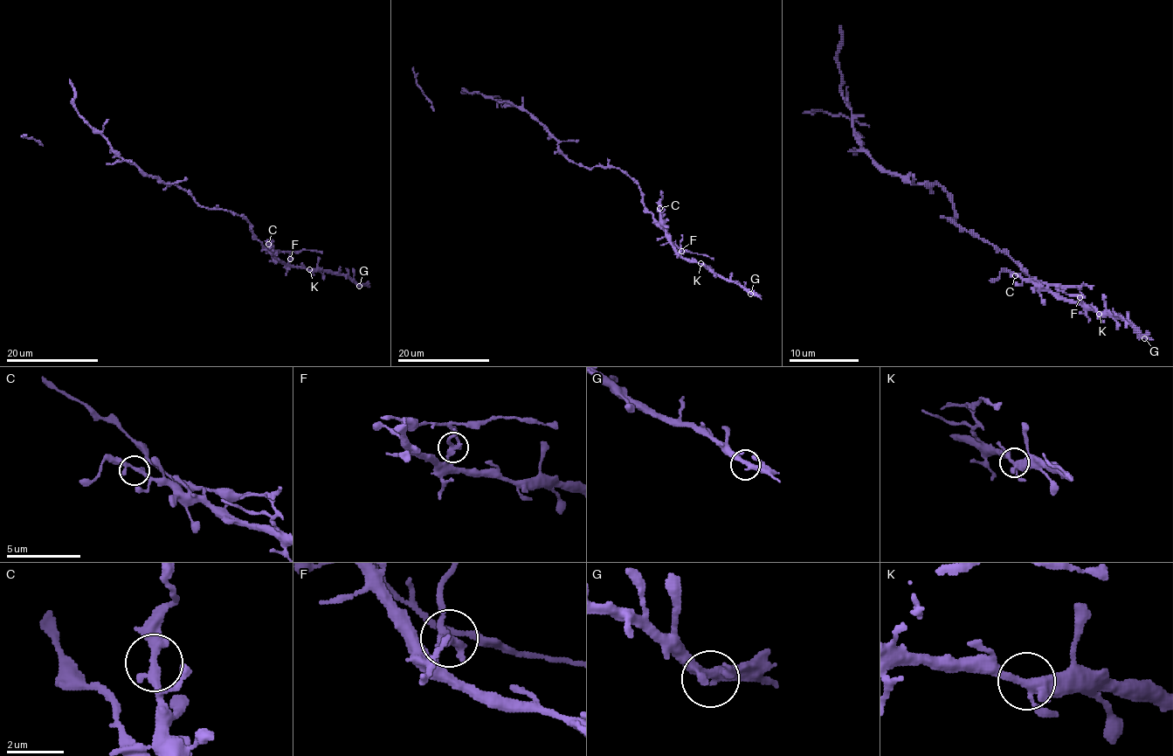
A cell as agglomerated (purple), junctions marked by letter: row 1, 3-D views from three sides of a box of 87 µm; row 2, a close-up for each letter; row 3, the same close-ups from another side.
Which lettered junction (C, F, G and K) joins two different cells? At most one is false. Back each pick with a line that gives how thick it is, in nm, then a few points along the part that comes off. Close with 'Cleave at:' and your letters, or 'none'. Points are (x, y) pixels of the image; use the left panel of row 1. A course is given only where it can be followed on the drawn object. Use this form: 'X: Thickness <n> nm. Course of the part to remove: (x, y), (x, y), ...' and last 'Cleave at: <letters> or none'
F: Thickness 240 nm. Course of the part to remove: (290, 259), (265, 247), (246, 218), (205, 208), (124, 160), (79, 114), (69, 79)
Cleave at: F

